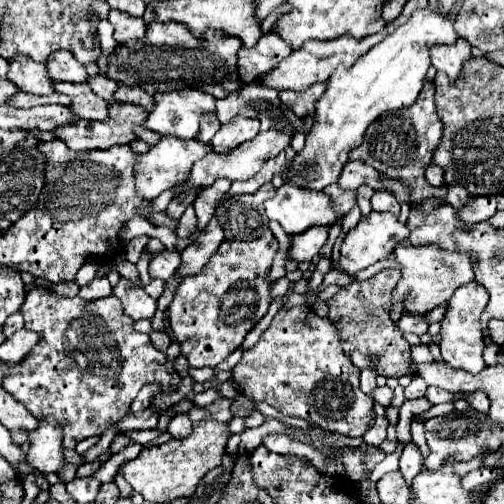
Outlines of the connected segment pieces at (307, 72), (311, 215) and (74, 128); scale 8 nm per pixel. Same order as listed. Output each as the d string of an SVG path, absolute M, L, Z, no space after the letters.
M342 35L342 37L332 39L332 41L306 41L300 49L292 51L274 71L270 71L264 85L278 89L278 91L282 91L282 89L306 91L314 83L326 83L338 65L352 67L374 45L376 45L376 35L370 35L364 39L354 39L350 35Z
M284 183L272 199L264 203L268 219L282 225L286 233L304 233L314 225L332 225L338 215L332 211L330 197L318 191Z
M112 103L110 115L104 121L86 121L86 119L74 119L68 125L56 127L54 135L62 139L70 149L74 151L92 151L92 149L110 149L114 145L130 145L136 141L134 127L142 127L148 119L148 111L144 107L134 107L132 103Z

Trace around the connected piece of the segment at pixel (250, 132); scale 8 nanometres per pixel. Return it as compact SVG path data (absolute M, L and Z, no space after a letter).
M238 115L230 123L224 123L210 141L214 153L228 153L234 147L238 147L240 143L254 139L258 135L258 127L260 127L260 123L256 123L256 121L258 119L248 119L248 117Z

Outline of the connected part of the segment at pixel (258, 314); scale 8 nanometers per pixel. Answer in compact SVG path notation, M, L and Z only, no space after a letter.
M264 231L260 239L256 241L224 241L218 251L212 255L212 259L202 267L202 271L196 277L186 277L168 307L170 313L170 325L174 331L174 337L180 341L182 355L186 355L190 367L216 367L222 363L232 351L240 347L248 331L268 313L270 307L270 267L272 257L278 251L278 241L272 235L272 231Z

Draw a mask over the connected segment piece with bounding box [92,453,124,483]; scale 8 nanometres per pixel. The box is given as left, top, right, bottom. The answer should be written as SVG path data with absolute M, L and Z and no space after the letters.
M118 453L118 455L112 455L100 469L96 469L94 471L94 479L98 479L100 483L110 483L110 481L114 481L114 477L116 477L116 471L118 471L118 467L122 465L122 455Z

